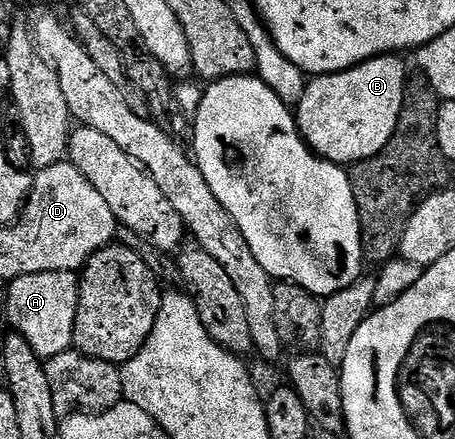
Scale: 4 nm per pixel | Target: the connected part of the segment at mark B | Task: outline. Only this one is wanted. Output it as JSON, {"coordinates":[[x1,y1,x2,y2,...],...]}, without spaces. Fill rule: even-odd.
{"coordinates":[[380,54,350,70,316,75,306,85,303,100,295,108,295,117,300,137,305,139,313,153,326,158,328,162,334,162,336,166,349,168,375,156,385,147,395,132,399,112,403,108,407,73,405,74,405,62,401,58,404,57,397,54]]}

